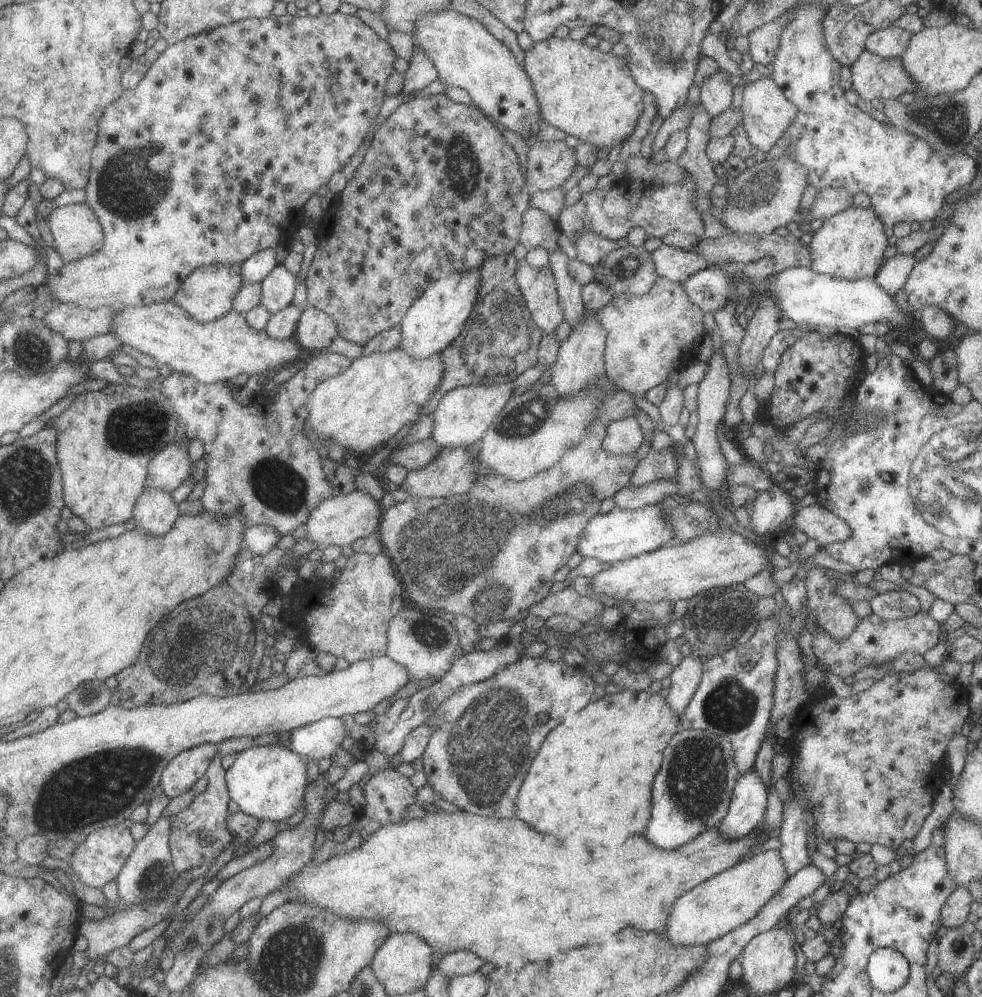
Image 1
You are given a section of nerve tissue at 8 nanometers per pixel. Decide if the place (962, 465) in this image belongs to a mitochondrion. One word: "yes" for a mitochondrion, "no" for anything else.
yes

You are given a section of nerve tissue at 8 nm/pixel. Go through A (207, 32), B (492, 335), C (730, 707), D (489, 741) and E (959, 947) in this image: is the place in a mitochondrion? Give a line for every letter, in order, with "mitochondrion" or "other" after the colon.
A: other
B: mitochondrion
C: mitochondrion
D: mitochondrion
E: mitochondrion

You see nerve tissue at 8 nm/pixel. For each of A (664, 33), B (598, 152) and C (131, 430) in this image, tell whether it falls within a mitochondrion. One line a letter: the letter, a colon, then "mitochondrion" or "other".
A: mitochondrion
B: other
C: mitochondrion

